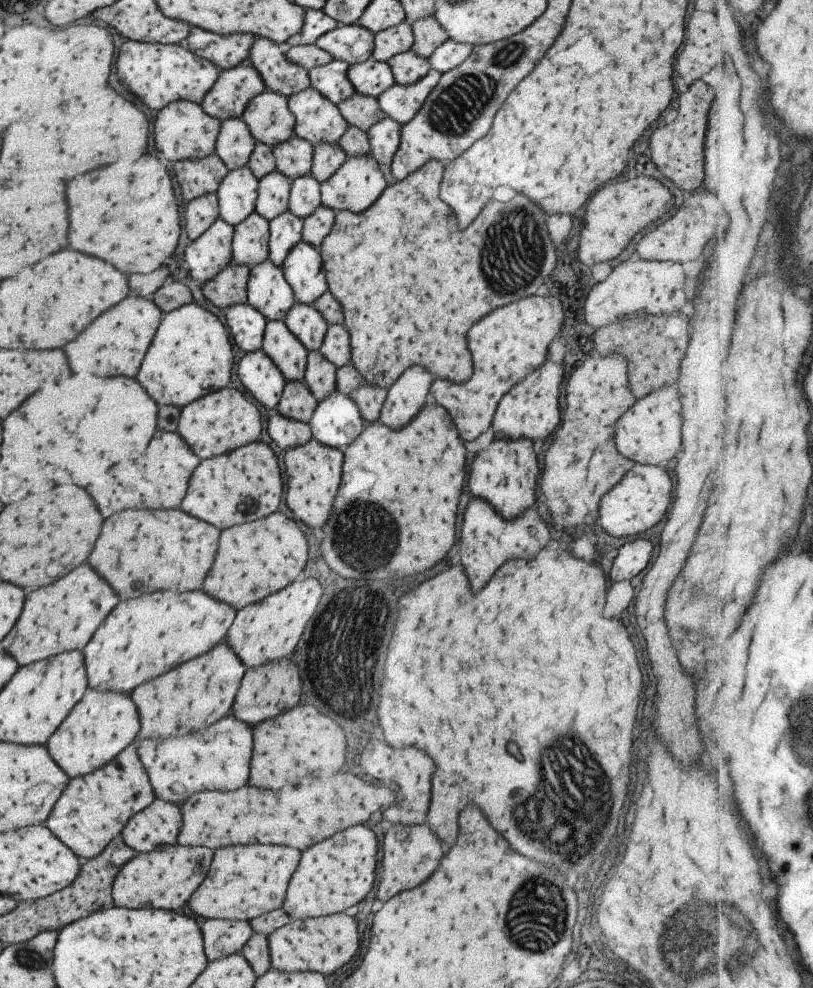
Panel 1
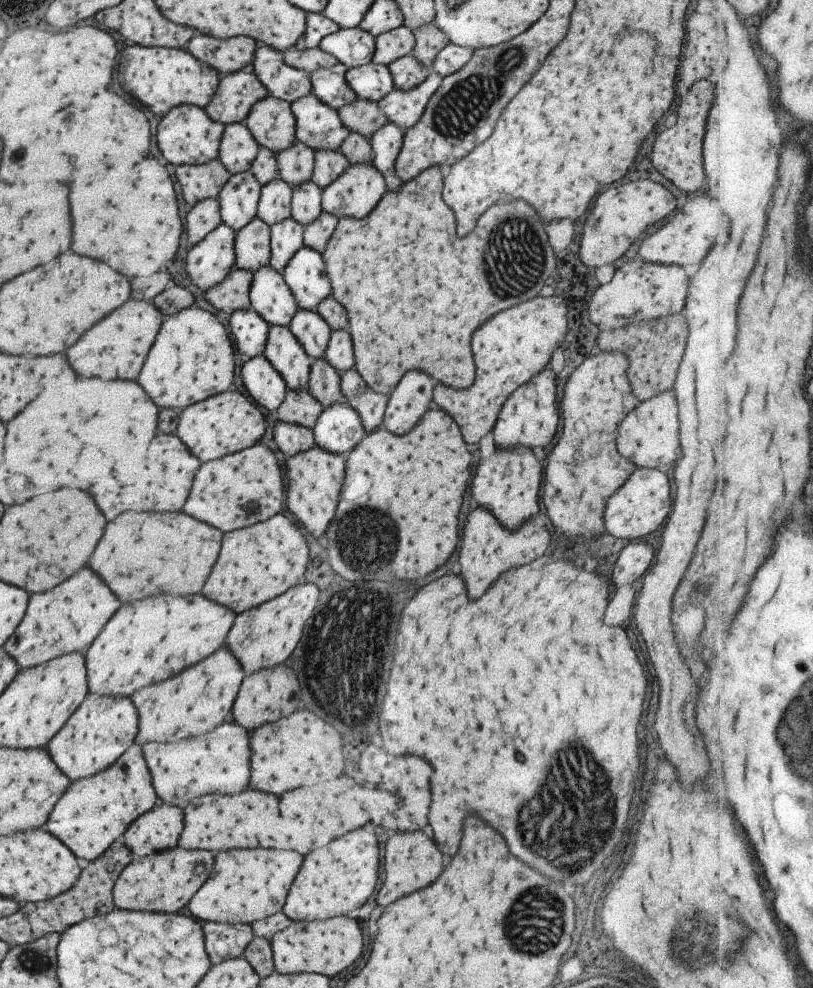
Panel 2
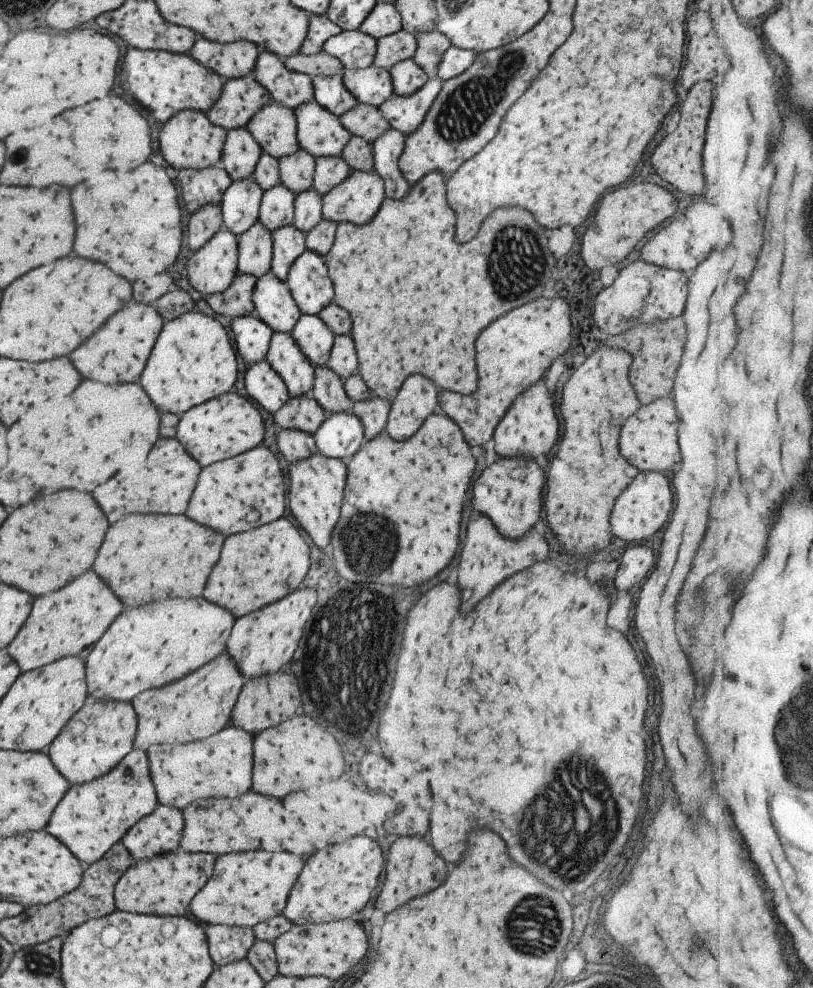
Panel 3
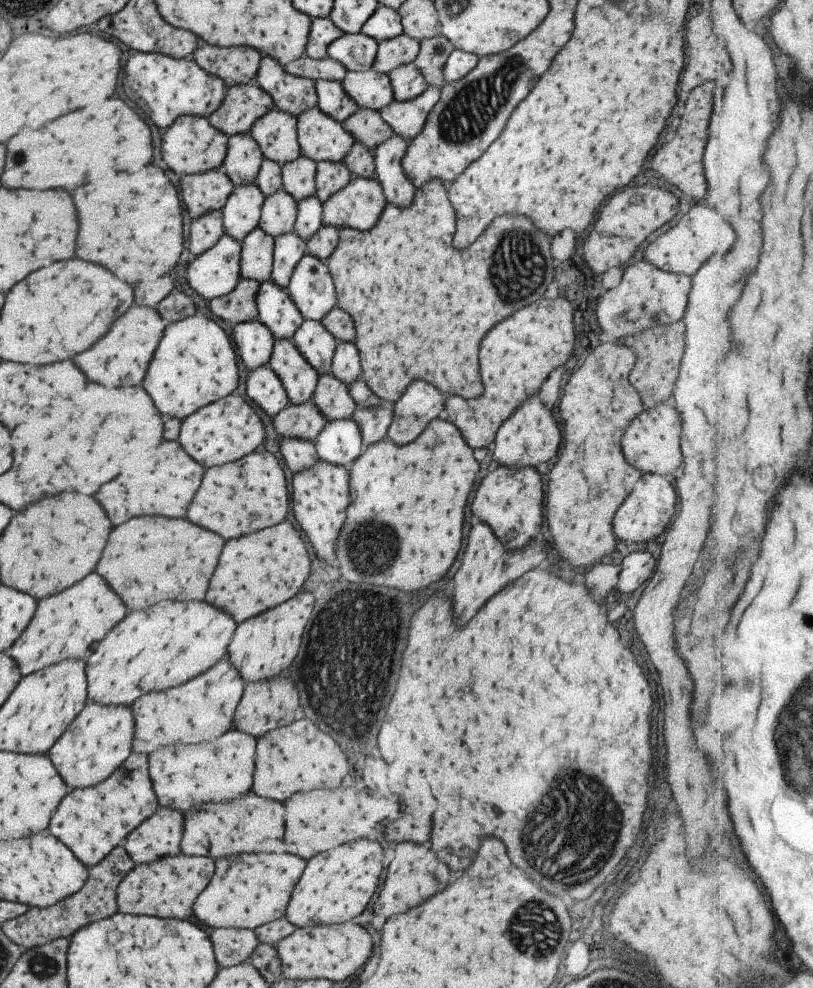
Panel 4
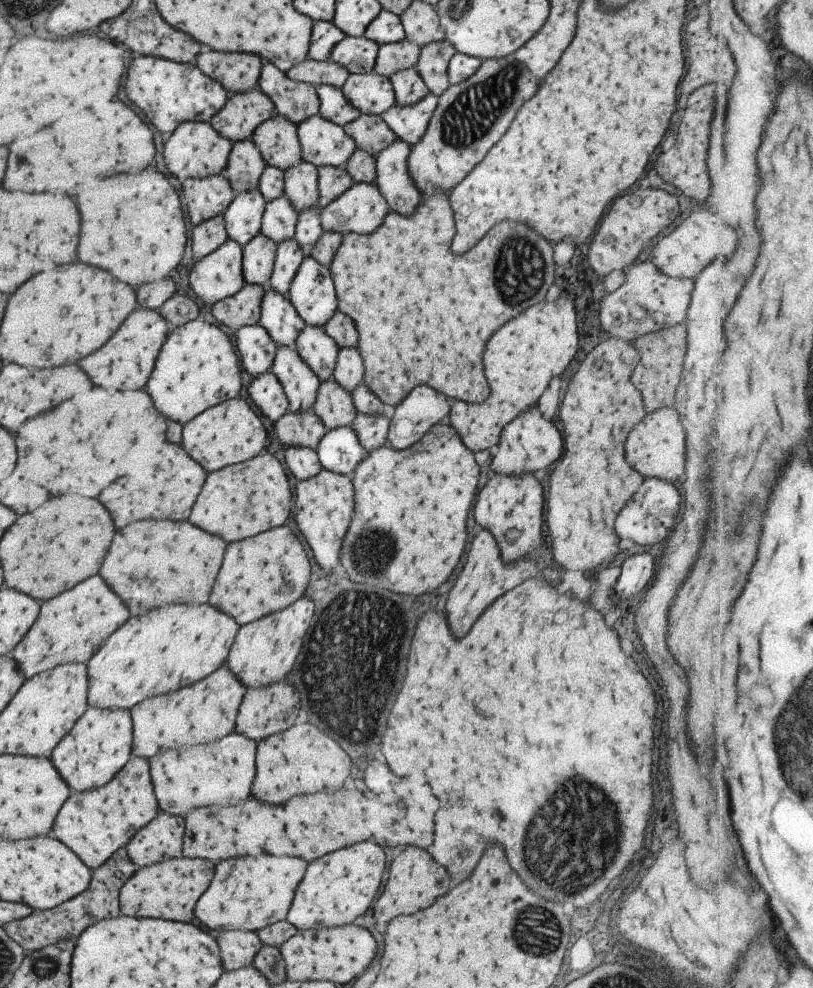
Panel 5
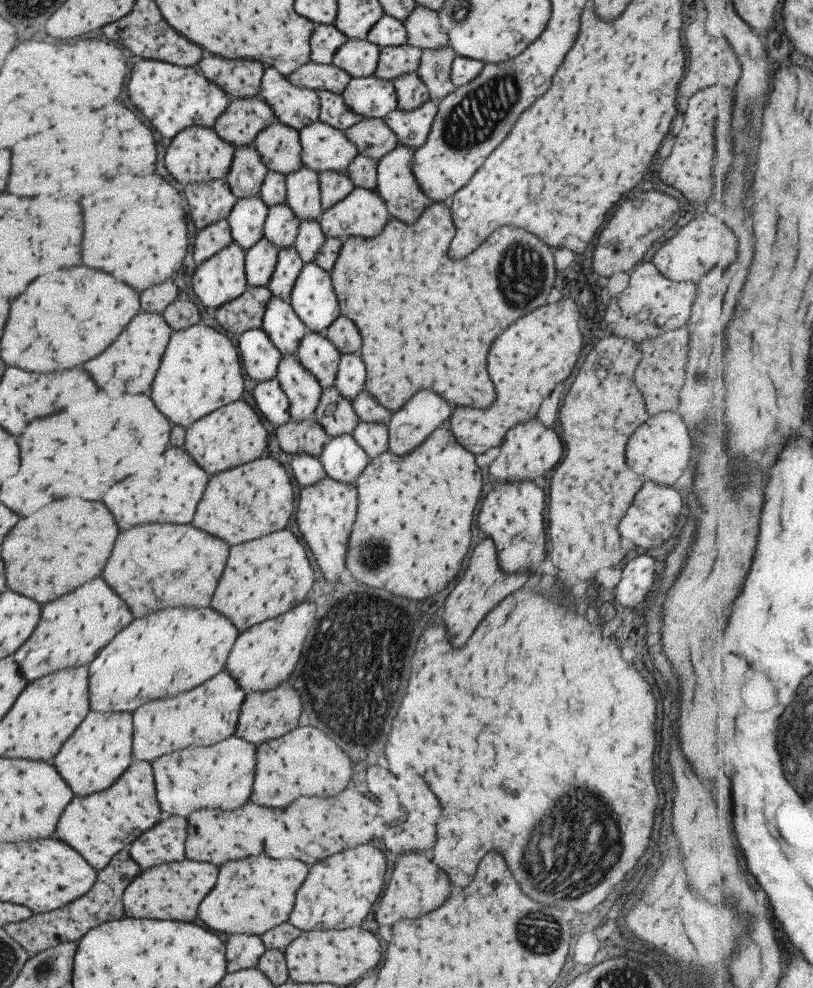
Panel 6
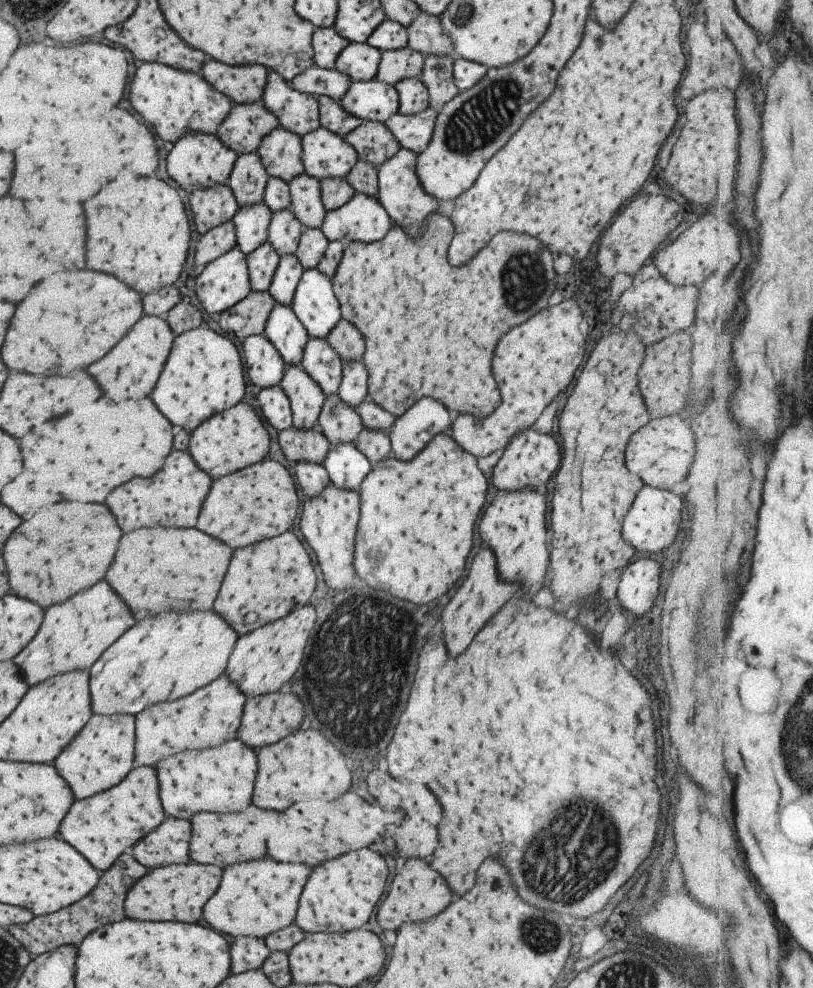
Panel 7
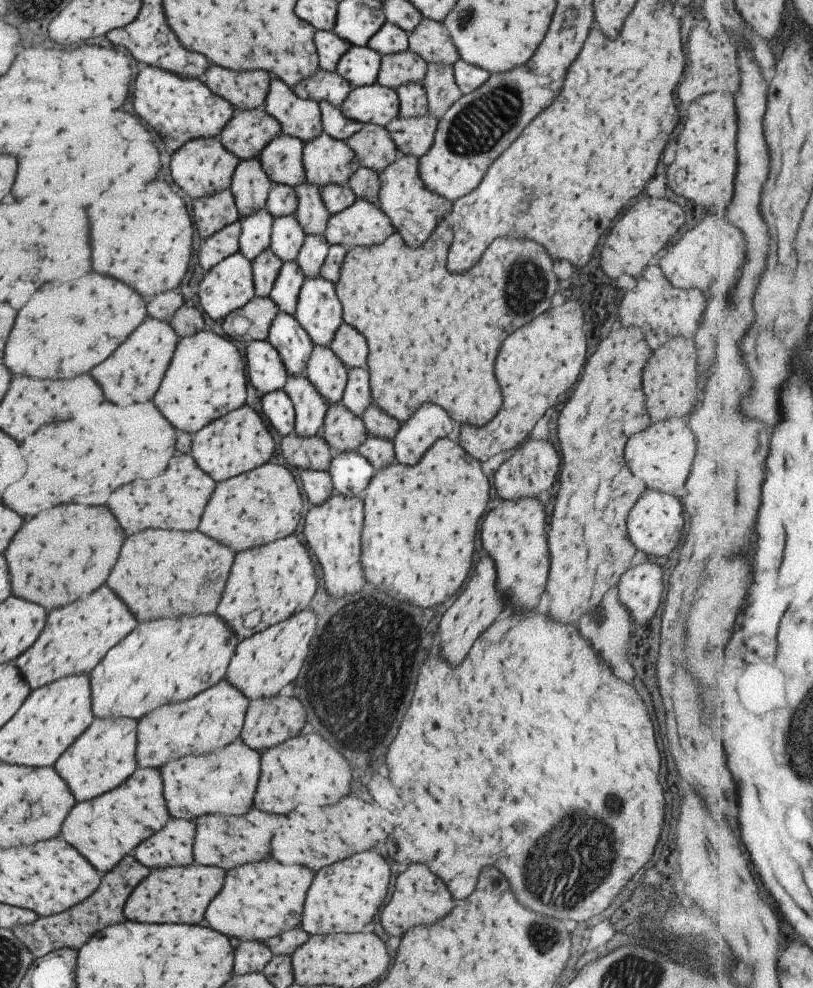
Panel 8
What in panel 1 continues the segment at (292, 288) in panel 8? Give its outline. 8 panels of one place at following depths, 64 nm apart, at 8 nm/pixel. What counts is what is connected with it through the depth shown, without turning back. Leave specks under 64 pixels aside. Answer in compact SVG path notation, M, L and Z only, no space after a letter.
M289 209L268 222L268 259L280 267L287 252L301 241L302 219L293 216Z

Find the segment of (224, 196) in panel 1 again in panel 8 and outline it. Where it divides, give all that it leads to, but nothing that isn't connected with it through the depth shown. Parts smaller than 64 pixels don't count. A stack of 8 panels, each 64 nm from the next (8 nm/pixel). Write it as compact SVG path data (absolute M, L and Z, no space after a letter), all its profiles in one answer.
M267 209L257 210L255 214L245 218L238 217L237 221L241 226L238 251L247 260L253 260L255 256L259 256L263 250L269 248L273 219Z

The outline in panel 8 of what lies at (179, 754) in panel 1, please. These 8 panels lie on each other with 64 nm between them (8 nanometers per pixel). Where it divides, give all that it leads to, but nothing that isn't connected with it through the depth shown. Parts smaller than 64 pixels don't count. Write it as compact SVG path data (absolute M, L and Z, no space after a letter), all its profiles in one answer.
M240 738L221 750L167 760L161 768L163 798L169 816L193 821L203 815L241 816L251 806L255 782L259 780L260 754L247 748Z

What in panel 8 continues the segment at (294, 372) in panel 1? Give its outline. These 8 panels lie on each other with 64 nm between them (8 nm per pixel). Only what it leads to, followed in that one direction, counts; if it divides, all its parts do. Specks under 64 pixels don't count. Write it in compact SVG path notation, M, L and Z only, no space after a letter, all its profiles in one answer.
M288 376L282 391L289 396L295 412L293 433L299 438L311 438L319 434L326 402L304 376Z

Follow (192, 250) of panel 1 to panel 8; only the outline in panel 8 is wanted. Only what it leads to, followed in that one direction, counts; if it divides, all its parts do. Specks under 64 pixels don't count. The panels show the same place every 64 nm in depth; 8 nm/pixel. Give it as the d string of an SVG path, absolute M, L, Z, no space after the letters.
M239 251L226 256L206 273L199 282L197 296L207 318L220 322L229 312L239 310L254 297L251 262Z

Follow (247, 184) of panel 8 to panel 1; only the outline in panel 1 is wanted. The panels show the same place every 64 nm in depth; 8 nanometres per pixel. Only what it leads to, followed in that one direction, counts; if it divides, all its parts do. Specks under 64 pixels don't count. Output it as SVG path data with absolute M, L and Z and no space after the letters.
M241 118L221 121L214 153L225 164L227 170L235 170L246 165L253 148L255 140Z

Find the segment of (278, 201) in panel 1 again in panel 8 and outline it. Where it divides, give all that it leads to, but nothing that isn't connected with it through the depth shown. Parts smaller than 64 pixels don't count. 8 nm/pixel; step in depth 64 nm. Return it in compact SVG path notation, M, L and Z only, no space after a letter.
M294 216L274 218L271 225L269 248L281 262L296 262L303 244L304 232Z

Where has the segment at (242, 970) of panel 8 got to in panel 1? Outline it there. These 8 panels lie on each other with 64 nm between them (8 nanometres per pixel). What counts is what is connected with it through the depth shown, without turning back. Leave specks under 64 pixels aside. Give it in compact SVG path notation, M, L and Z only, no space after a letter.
M205 919L201 924L203 952L208 962L237 954L249 940L252 930L245 921Z

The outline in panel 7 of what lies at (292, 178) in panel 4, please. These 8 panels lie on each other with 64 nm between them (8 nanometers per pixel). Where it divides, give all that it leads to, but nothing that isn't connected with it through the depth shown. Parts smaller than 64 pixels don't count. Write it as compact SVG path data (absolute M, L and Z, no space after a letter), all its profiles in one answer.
M307 174L295 176L288 182L289 210L303 228L320 229L325 218L325 210L320 199L320 188L316 178Z

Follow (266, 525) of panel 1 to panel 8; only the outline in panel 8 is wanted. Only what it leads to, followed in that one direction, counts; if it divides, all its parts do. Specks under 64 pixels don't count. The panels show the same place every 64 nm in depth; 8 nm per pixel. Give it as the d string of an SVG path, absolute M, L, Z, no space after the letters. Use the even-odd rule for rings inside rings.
M290 534L271 544L235 554L215 614L235 632L237 640L243 640L307 608L311 596L315 594L317 581L307 550L294 534ZM253 610L259 610L259 622L255 626Z

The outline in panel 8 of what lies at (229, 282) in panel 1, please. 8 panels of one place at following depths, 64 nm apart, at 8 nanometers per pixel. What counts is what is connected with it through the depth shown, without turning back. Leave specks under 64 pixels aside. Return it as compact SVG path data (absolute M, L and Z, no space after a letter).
M253 297L239 310L229 312L220 326L222 333L235 342L266 341L269 326L278 308L269 297Z

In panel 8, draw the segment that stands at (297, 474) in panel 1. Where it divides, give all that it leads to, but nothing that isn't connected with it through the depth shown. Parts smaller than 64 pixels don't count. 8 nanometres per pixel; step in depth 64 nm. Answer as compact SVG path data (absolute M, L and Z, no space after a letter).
M334 492L321 506L311 506L303 518L303 538L315 554L323 573L324 587L331 596L345 596L363 586L361 576L361 528L363 504L360 497L345 498Z

